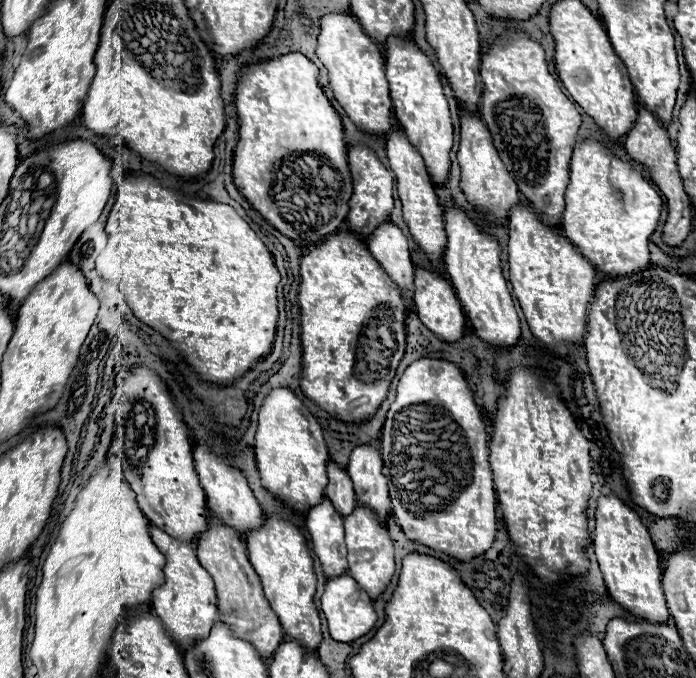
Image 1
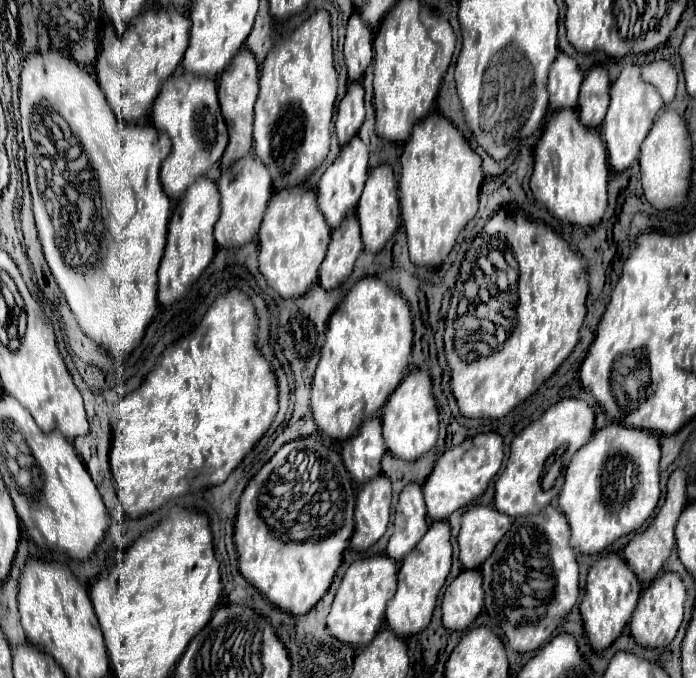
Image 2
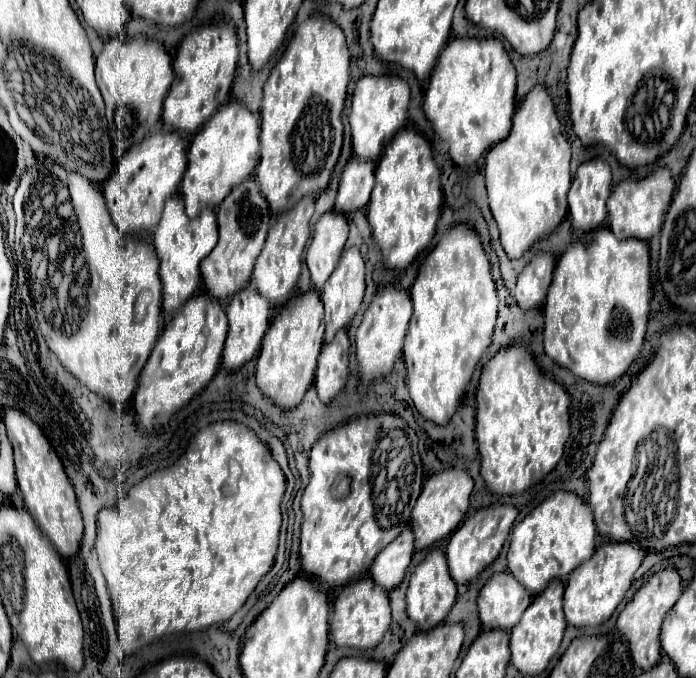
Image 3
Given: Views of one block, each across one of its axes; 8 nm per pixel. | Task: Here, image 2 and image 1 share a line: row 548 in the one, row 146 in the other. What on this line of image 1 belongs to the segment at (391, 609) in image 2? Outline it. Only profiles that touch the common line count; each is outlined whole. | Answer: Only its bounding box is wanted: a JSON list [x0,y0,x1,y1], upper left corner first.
[386,38,452,186]

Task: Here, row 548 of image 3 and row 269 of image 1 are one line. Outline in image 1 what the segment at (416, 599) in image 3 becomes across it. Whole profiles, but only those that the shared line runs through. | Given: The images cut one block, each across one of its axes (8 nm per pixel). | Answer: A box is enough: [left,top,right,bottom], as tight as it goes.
[386,126,446,270]

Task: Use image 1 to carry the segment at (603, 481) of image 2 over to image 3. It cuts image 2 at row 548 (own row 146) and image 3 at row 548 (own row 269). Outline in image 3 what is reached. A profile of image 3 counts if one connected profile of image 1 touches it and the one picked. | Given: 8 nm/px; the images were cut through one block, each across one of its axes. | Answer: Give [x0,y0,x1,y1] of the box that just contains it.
[564,542,646,628]

